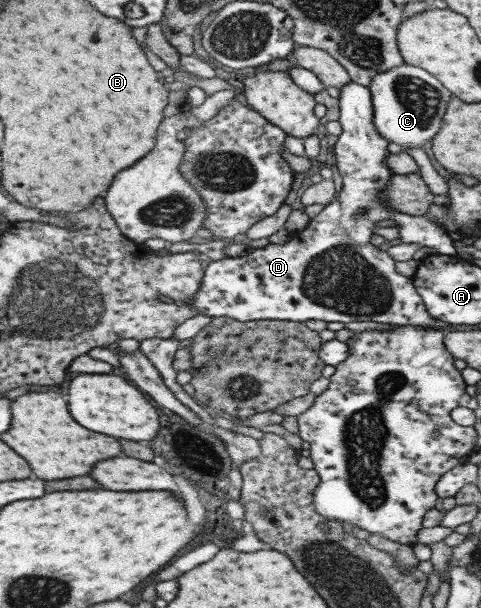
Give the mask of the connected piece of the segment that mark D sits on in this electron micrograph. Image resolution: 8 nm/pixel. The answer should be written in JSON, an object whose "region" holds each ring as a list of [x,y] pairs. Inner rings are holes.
{"region":[[[349,82],[339,89],[339,119],[341,133],[335,142],[333,165],[338,183],[337,197],[327,203],[319,214],[308,220],[308,225],[291,233],[283,244],[269,243],[260,249],[249,250],[240,258],[221,258],[207,264],[200,280],[200,288],[190,298],[190,308],[196,314],[210,317],[227,317],[239,322],[247,321],[295,321],[322,320],[323,322],[381,322],[397,326],[440,326],[446,332],[449,323],[434,319],[415,292],[410,278],[397,273],[394,261],[385,252],[369,243],[369,236],[379,220],[393,220],[399,225],[398,238],[402,243],[414,242],[420,246],[435,248],[438,255],[454,258],[455,249],[445,229],[423,216],[411,216],[395,212],[383,203],[383,186],[387,186],[393,174],[387,169],[387,139],[377,134],[373,127],[371,93],[366,86]]]}

